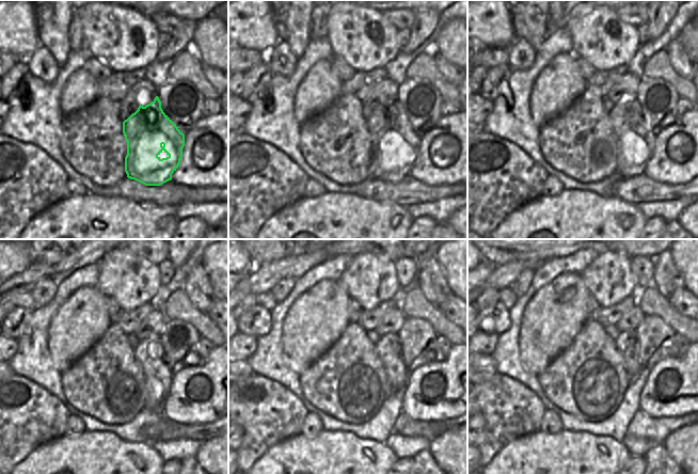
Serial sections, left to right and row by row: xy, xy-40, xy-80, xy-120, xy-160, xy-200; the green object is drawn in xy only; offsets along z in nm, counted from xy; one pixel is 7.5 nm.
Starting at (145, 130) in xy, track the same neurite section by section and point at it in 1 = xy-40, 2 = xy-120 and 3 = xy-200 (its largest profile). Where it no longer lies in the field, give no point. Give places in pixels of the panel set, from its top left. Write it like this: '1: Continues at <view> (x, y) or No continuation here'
1: Continues at xy-40 (386, 123)
2: Continues at xy-120 (149, 354)
3: Continues at xy-200 (627, 343)

